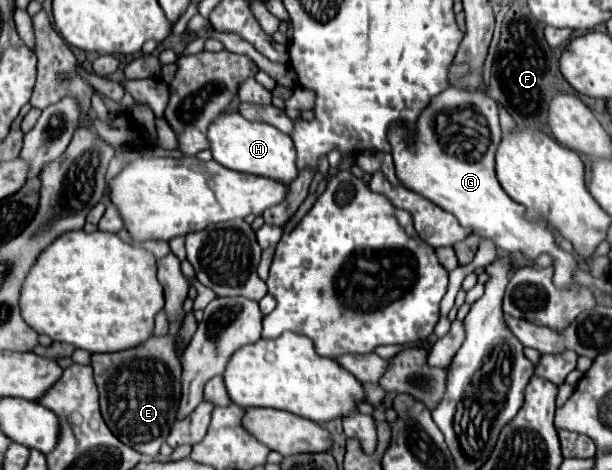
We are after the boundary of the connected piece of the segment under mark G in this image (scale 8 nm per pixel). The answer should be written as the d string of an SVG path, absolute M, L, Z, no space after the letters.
M448 86L444 92L434 96L430 100L430 104L420 112L420 116L416 120L416 132L406 128L402 122L394 122L388 130L388 140L392 146L396 176L406 188L412 188L412 192L418 192L420 196L432 200L436 206L454 214L462 226L472 228L482 238L494 240L496 246L504 252L522 254L524 258L530 258L530 260L538 258L538 254L542 254L542 252L552 254L556 260L554 284L558 288L564 288L574 282L572 272L578 268L574 262L574 256L566 254L558 248L558 244L554 242L552 230L546 224L528 222L524 218L524 208L520 204L516 204L498 184L494 156L496 156L496 148L502 140L502 132L498 126L496 102L490 96L486 96L484 90L476 92L476 90L466 90L466 88L458 88L458 86Z

